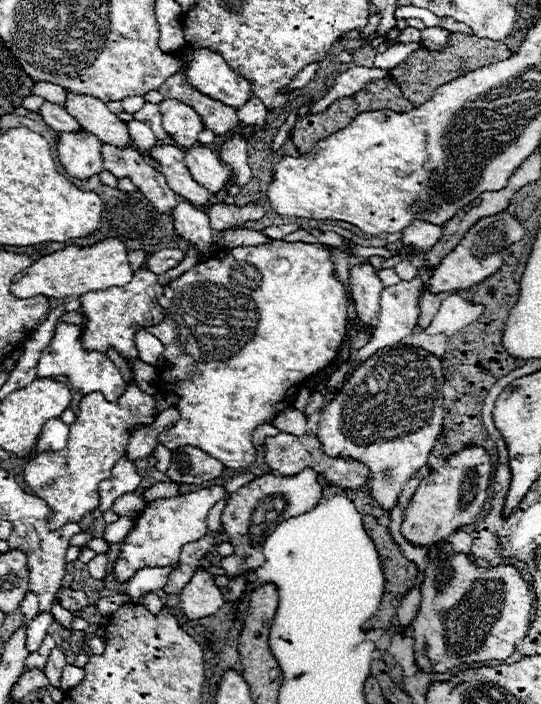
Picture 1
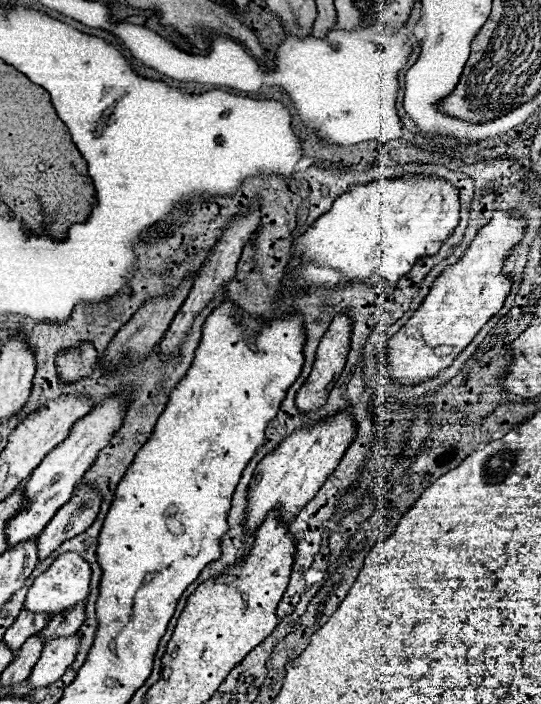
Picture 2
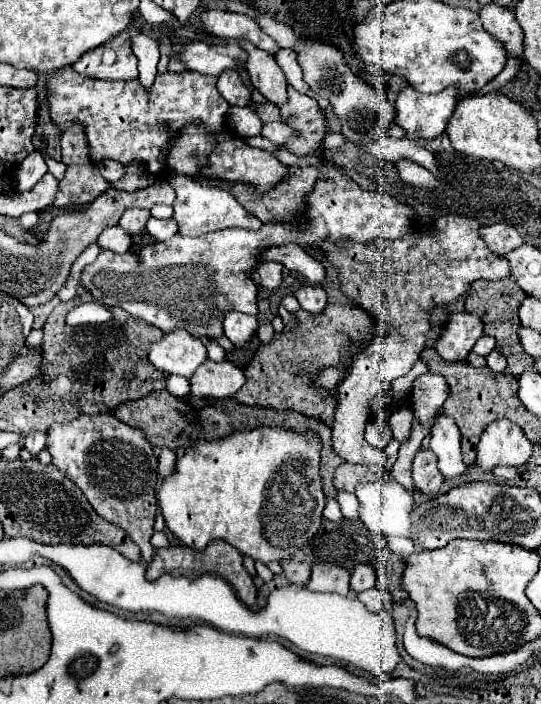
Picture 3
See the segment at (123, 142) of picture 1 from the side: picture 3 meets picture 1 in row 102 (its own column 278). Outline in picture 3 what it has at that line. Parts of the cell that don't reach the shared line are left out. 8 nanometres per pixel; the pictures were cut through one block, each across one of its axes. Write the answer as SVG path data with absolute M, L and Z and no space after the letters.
M240 42L240 46L248 52L248 62L246 62L246 70L250 74L250 82L252 86L272 104L284 104L288 100L288 92L286 92L286 76L280 70L280 66L276 64L274 58L270 58L270 54L266 54L264 50L252 50L252 46L246 46L244 42Z

